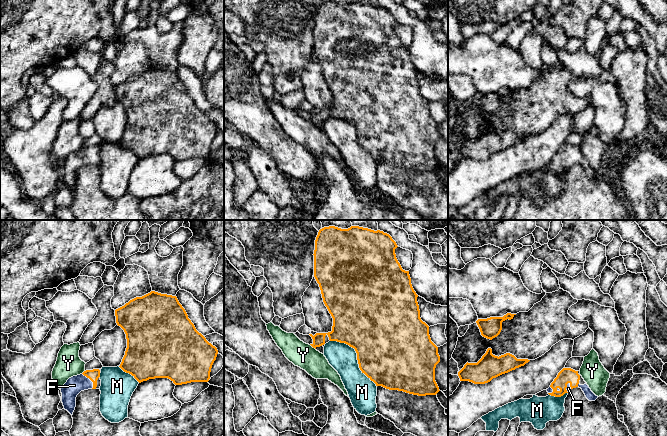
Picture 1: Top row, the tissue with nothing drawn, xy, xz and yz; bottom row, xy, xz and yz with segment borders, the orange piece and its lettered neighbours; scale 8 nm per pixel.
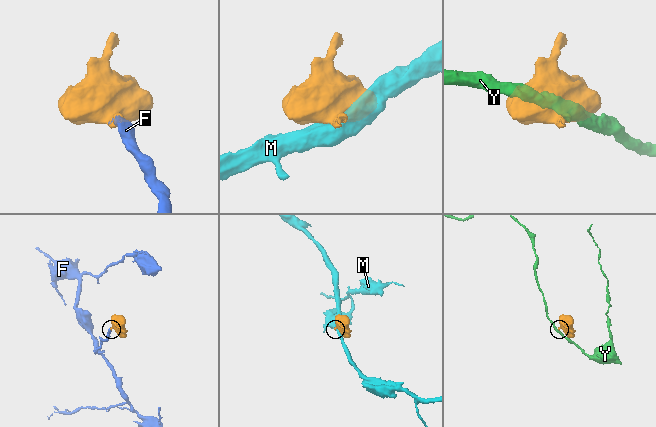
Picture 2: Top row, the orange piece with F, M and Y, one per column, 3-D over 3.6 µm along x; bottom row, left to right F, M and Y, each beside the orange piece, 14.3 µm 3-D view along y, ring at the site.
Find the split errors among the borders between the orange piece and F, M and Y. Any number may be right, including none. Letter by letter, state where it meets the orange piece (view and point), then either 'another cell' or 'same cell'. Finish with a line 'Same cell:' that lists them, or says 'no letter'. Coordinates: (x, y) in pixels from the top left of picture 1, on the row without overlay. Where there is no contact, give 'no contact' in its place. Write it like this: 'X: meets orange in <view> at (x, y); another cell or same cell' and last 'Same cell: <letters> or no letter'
F: meets orange in xy at (90, 155); same cell
M: meets orange in xz at (357, 132); another cell
Y: meets orange in xz at (313, 123); another cell
Same cell: F

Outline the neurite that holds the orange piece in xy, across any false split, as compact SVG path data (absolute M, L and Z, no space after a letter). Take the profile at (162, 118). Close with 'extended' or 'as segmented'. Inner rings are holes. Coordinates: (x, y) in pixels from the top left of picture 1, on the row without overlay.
M151 67L116 85L115 92L127 115L119 143L139 159L155 154L168 154L175 161L209 157L218 126L196 106L176 72Z; as segmented

